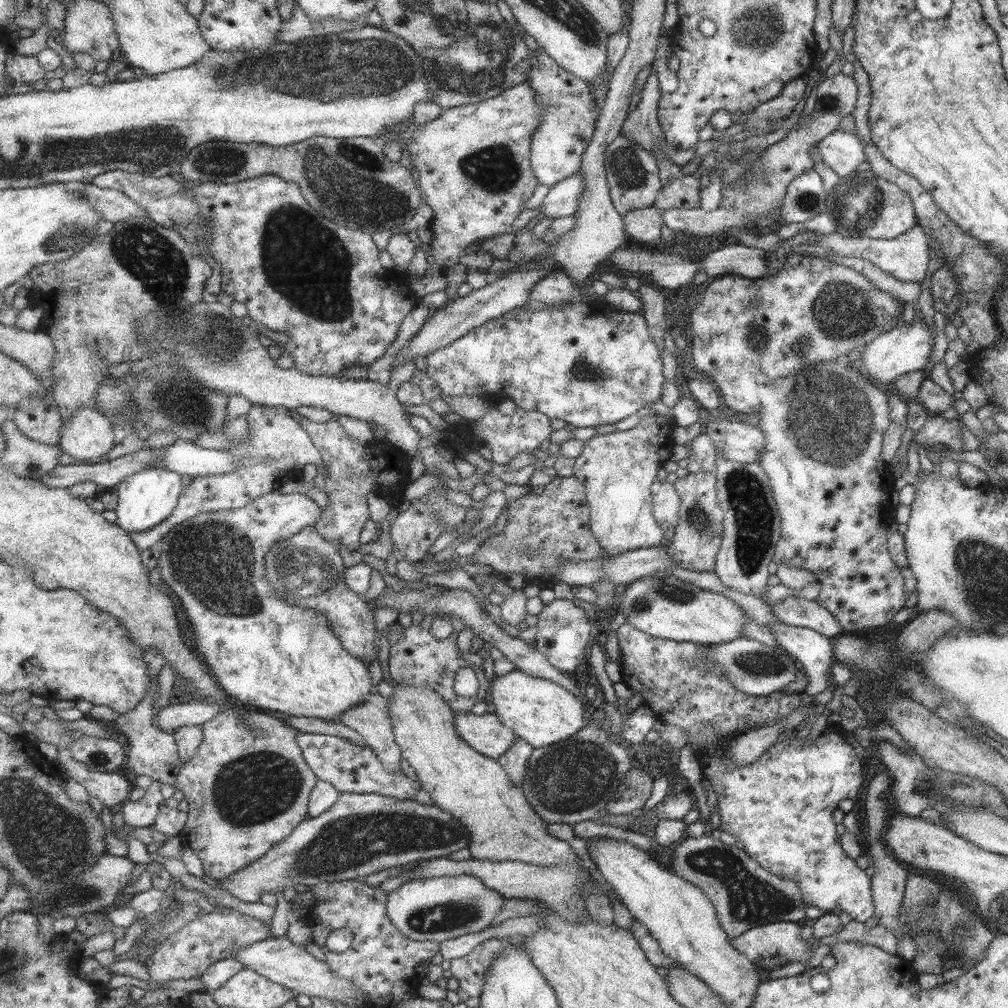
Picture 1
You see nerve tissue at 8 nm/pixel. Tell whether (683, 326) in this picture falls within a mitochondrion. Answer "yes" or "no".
no

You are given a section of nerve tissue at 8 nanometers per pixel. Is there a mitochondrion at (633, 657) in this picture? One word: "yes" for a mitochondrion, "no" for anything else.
no

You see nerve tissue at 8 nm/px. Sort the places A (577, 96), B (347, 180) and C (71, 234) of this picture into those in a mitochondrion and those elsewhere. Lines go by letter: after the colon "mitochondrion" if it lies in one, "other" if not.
A: other
B: mitochondrion
C: mitochondrion

